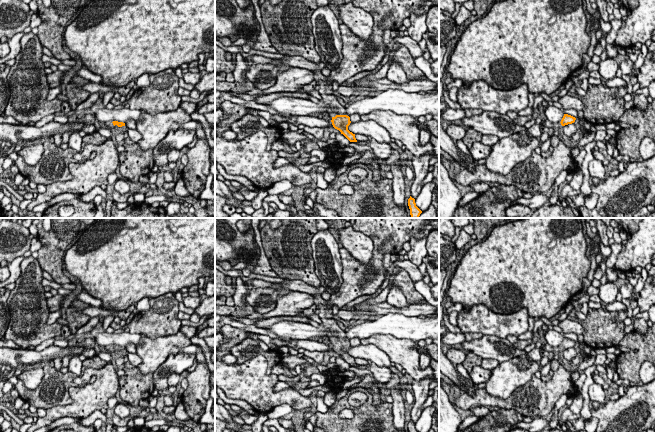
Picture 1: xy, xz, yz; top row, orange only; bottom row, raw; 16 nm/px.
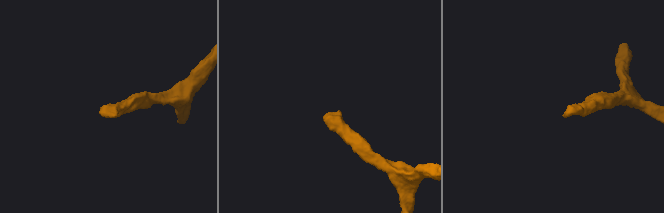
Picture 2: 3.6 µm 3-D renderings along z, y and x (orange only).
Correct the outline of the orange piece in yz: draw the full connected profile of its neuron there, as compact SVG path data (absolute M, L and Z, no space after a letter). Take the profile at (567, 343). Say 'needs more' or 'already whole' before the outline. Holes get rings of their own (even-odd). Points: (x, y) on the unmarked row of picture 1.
needs more; M564 338L564 340L563 340L563 342L560 346L553 347L549 344L545 344L545 345L542 345L541 348L543 348L544 350L546 350L548 352L553 352L553 353L558 352L558 353L560 353L562 350L574 347L575 344L576 344L575 341L568 339L568 338Z

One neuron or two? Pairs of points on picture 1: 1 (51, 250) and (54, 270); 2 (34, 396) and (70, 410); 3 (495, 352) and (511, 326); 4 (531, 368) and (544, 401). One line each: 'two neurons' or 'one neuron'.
1: one neuron
2: two neurons
3: two neurons
4: two neurons

